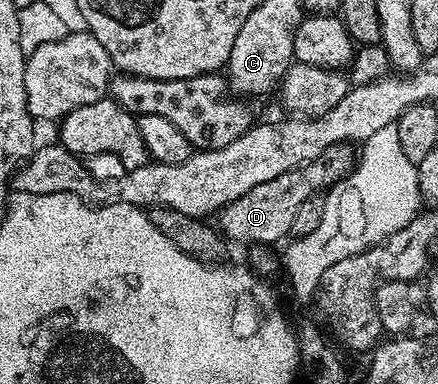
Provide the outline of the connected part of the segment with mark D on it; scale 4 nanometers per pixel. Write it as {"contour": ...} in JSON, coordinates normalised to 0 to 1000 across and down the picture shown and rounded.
{"contour":[[[797,375],[749,383],[717,419],[687,430],[680,440],[648,445],[648,456],[630,456],[630,466],[612,466],[612,477],[594,477],[594,487],[575,487],[566,508],[548,508],[530,529],[521,529],[493,565],[493,586],[518,630],[546,628],[559,643],[616,643],[623,628],[642,622],[671,594],[671,573],[689,531],[710,521],[717,503],[733,505],[751,495],[756,482],[783,471],[813,427],[813,398]]]}

